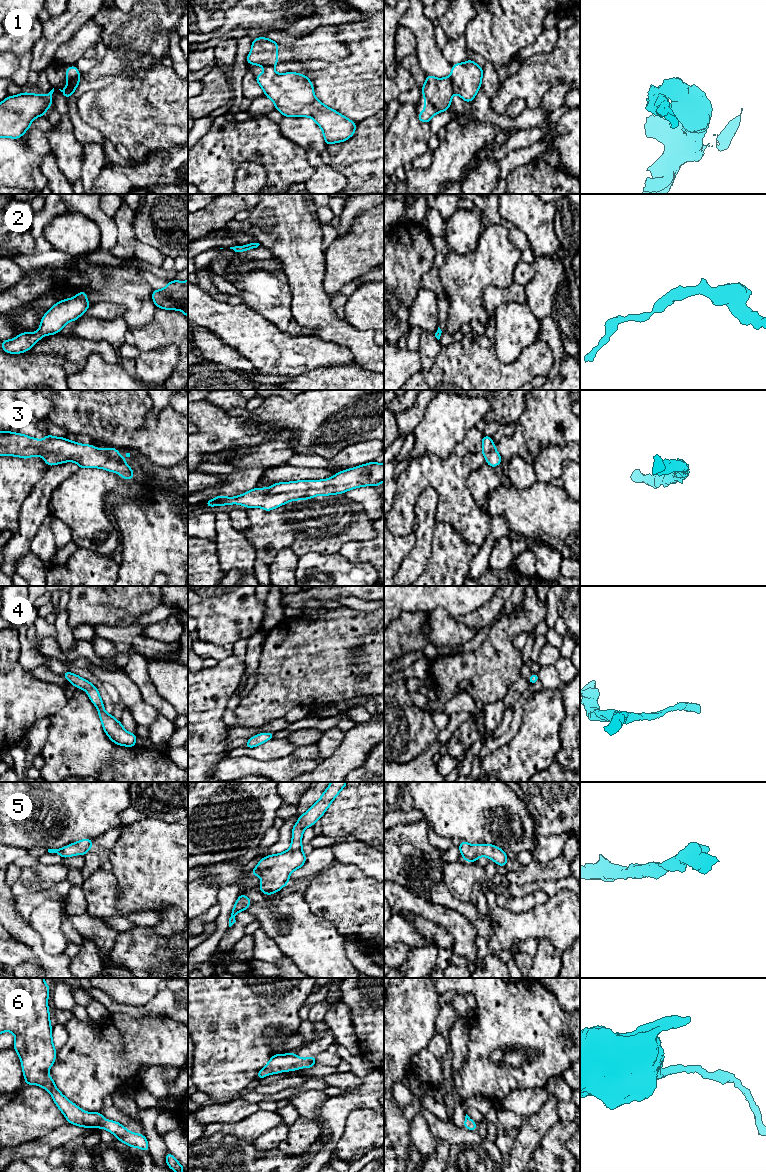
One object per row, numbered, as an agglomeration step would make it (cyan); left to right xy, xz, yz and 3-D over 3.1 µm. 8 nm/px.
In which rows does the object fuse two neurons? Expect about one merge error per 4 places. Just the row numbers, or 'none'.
1

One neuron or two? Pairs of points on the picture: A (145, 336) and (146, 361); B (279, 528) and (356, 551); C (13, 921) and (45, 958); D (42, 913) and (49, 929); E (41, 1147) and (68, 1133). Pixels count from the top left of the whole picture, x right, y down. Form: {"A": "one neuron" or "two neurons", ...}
{"A": "two neurons", "B": "two neurons", "C": "one neuron", "D": "one neuron", "E": "one neuron"}

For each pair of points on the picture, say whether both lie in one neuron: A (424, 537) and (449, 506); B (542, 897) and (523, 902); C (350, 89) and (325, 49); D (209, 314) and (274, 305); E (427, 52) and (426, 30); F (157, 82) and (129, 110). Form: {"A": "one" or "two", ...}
{"A": "two", "B": "one", "C": "two", "D": "two", "E": "one", "F": "one"}

